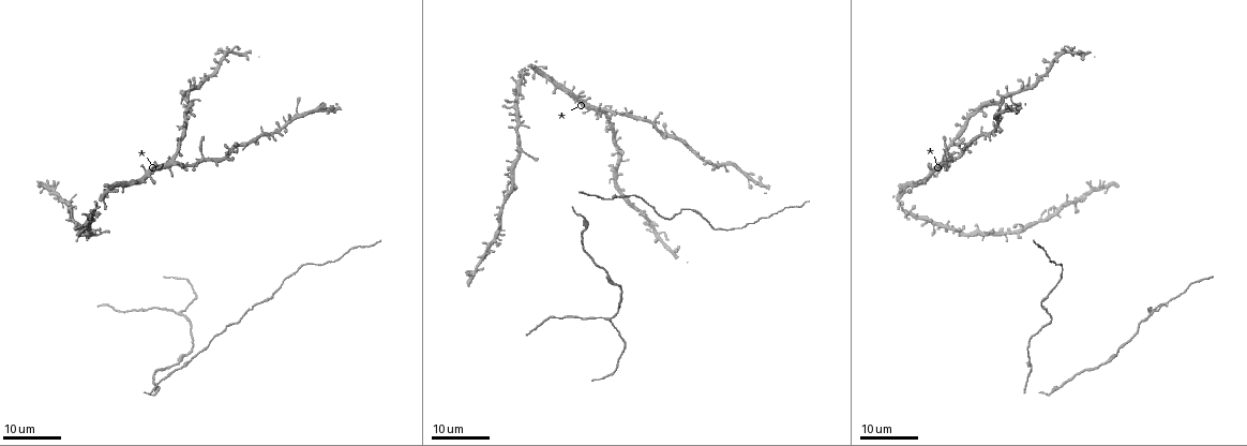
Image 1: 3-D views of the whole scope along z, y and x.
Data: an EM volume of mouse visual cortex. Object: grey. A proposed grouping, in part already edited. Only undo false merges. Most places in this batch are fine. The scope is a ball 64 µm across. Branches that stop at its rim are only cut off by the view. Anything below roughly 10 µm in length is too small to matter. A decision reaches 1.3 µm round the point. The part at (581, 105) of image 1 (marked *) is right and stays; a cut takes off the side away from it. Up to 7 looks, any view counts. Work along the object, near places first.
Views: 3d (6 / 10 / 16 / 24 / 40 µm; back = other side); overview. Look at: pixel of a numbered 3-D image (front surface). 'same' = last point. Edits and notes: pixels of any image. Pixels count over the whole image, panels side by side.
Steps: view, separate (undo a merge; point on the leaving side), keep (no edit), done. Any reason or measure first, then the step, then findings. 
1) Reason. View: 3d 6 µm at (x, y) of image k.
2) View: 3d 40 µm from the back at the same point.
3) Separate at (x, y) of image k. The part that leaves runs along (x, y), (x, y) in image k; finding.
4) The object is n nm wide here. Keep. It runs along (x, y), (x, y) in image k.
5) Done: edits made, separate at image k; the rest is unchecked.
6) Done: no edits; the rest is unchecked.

Thick turns thin. View: 3d 24 µm at (158, 309) of image 1.

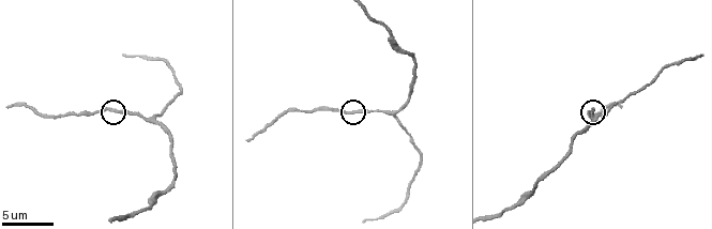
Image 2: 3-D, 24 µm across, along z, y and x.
View: 3d 10 µm at (350, 110) of image 2.

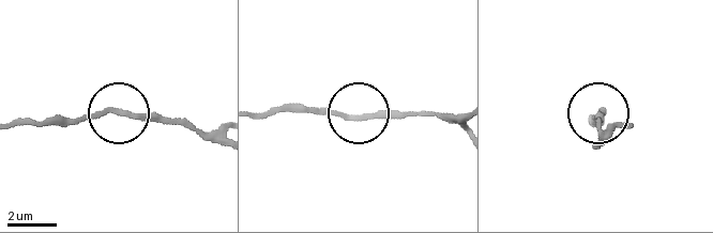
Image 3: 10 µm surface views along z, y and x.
View: 3d 6 µm at (361, 115) of image 3.

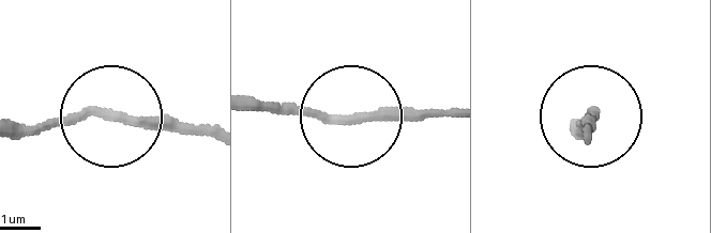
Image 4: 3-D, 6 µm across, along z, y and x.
Keep. One neuron here.

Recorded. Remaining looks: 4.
Three-way junction. View: 3d 6 µm at (596, 119) of image 2.

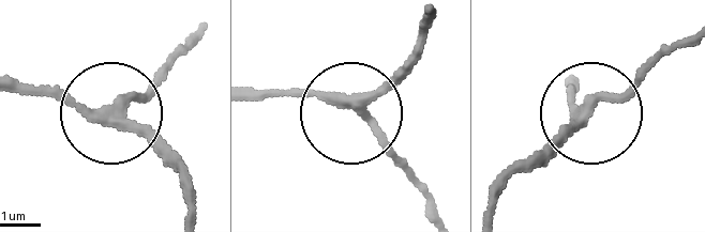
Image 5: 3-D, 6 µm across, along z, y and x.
3 arms meet here. Keep. Continuous, no second neuron.

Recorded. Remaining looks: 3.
Two arms in line, one across. View: 3d 24 µm at (635, 119) of image 1.

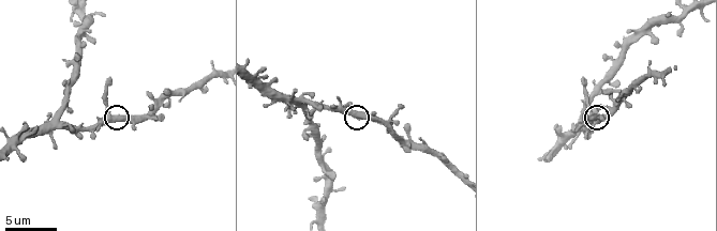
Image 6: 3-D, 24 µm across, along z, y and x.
View: 3d 10 µm at (117, 121) of image 6.

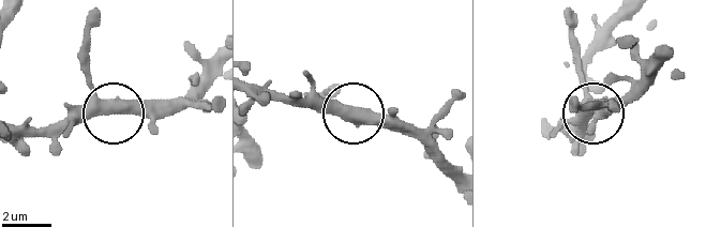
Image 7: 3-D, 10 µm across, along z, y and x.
The object is 390 nm wide here. Keep. It runs along (11, 129), (54, 129), (122, 110), (175, 110) in image 7; one neuron here.

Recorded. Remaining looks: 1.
Done: no edits; the rest is unchecked.

